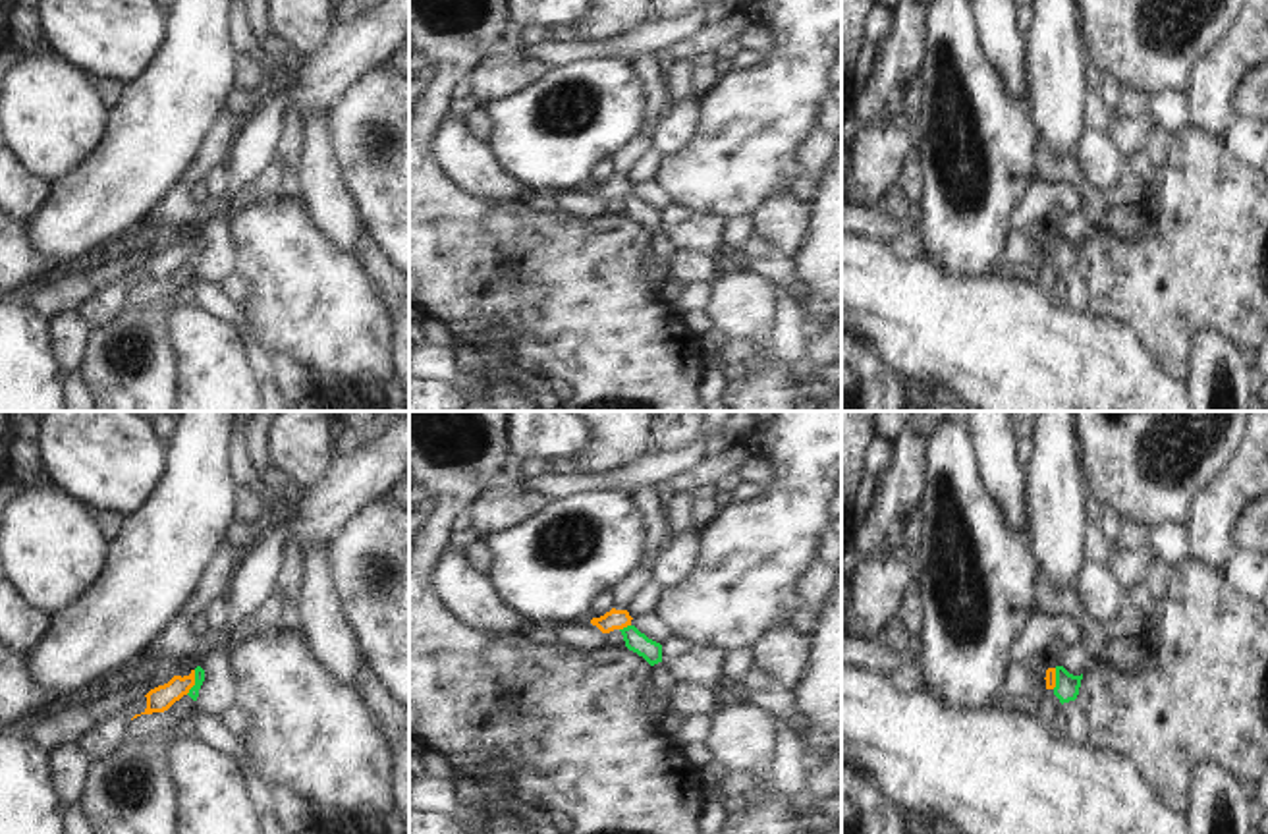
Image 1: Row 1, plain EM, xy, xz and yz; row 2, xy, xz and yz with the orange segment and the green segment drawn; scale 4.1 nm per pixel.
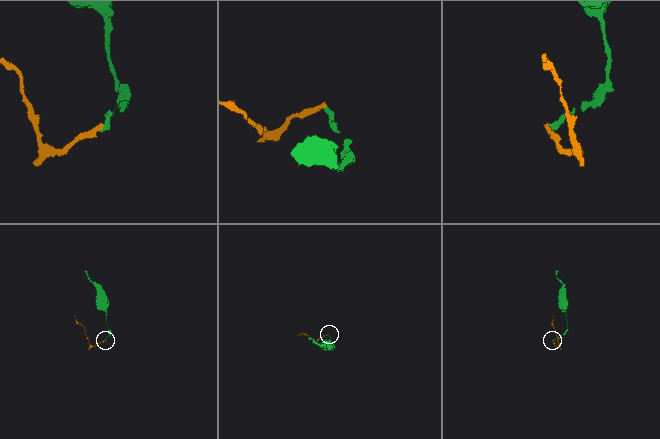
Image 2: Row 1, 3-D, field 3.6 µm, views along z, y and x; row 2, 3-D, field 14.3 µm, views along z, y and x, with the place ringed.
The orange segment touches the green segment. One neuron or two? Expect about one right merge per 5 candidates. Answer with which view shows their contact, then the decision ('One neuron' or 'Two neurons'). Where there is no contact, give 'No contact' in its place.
Touches orange in xy. Two neurons

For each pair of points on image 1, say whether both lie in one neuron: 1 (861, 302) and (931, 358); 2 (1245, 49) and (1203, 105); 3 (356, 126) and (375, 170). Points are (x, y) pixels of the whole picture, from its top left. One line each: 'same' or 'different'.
1: same
2: same
3: same

